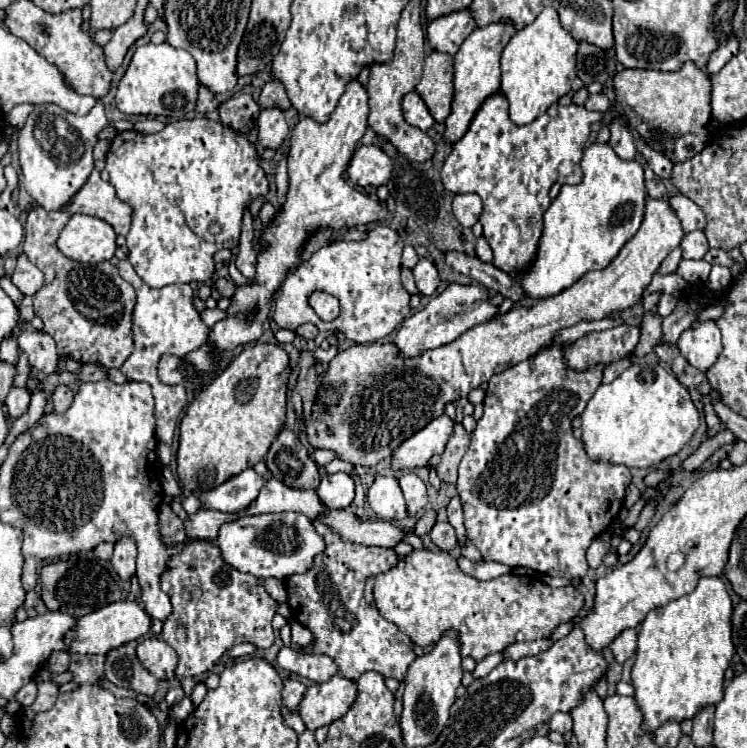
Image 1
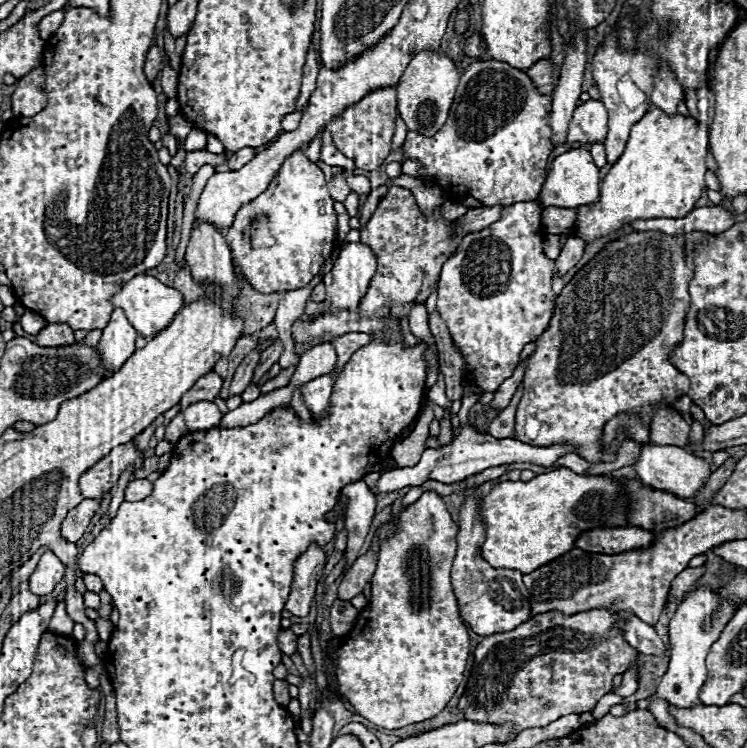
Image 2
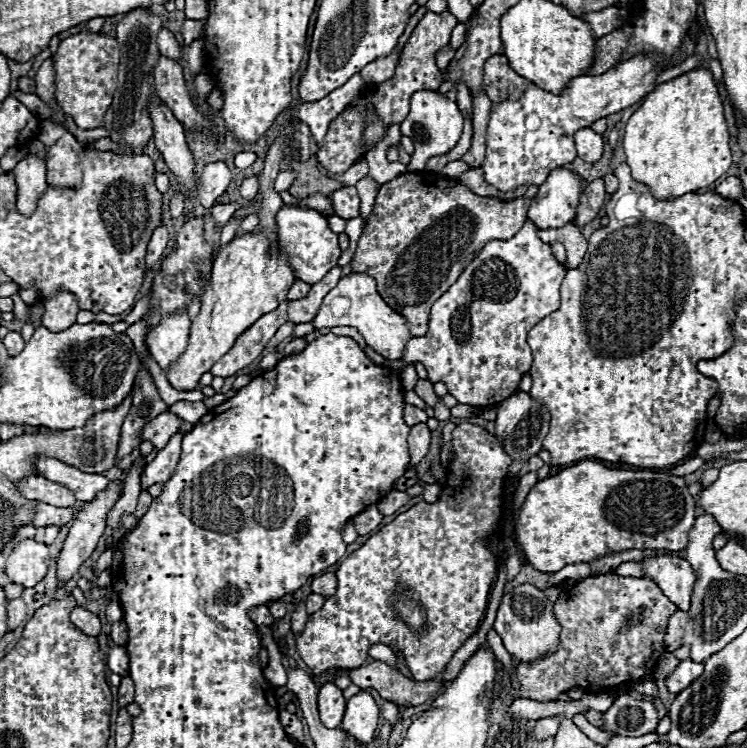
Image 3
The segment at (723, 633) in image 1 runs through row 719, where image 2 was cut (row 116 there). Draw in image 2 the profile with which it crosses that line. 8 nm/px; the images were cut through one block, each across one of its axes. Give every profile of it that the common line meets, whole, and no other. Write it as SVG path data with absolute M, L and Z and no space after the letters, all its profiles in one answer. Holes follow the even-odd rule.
M652 106L642 120L632 126L628 144L618 162L610 168L602 182L600 200L594 206L582 206L576 218L572 232L580 234L584 242L594 242L600 236L618 230L622 222L636 218L684 218L694 210L702 190L706 176L706 154L708 154L708 126L696 122L692 116L682 114L666 114L660 108Z

